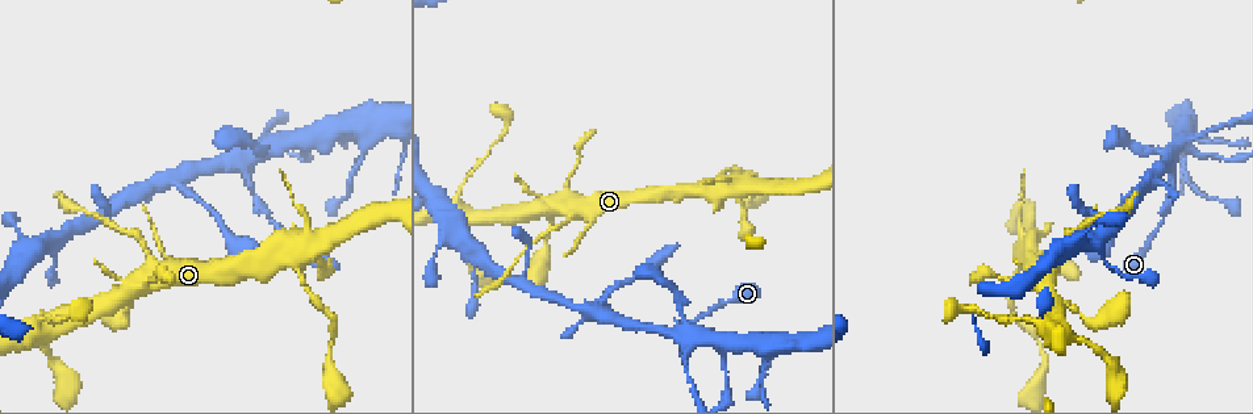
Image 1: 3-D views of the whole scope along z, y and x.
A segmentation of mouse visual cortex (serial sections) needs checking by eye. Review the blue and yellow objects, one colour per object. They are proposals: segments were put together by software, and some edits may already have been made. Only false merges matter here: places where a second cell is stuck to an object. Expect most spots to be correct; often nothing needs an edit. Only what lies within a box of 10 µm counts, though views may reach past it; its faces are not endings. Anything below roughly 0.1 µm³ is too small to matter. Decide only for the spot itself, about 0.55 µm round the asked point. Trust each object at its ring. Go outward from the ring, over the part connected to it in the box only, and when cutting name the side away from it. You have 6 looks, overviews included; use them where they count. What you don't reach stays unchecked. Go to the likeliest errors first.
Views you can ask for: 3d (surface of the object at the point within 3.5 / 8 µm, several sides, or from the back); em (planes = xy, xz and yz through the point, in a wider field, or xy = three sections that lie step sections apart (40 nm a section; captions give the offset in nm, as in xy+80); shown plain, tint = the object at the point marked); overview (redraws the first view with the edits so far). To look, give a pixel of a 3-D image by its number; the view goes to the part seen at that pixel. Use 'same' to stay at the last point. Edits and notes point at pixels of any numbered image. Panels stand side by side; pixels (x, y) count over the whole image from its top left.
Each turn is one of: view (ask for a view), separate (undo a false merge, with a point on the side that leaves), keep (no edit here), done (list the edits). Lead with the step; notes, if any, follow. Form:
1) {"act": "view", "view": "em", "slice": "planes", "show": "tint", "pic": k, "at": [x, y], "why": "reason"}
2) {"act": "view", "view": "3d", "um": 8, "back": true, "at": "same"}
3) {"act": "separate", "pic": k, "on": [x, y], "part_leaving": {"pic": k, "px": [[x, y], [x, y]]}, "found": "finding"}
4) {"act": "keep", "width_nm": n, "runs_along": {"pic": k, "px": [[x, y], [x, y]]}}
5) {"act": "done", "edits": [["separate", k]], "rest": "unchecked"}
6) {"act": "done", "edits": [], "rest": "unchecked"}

{"act": "view", "view": "3d", "um": 8, "pic": 1, "at": [245, 169], "why": "sharp bend"}

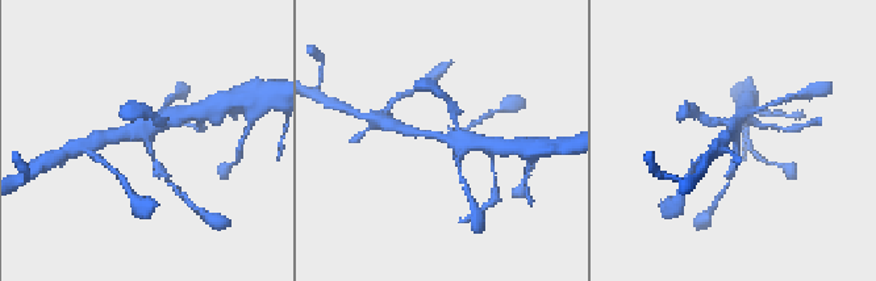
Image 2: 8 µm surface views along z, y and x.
{"act": "view", "view": "3d", "um": 3.5, "at": "same", "why": "zoom in"}

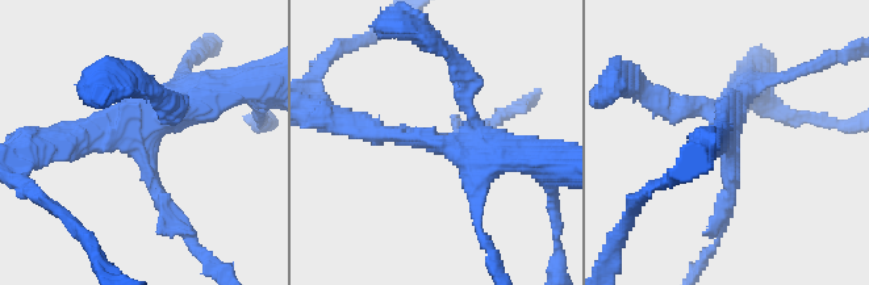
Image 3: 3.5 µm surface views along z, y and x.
{"act": "view", "view": "em", "slice": "xy", "step": 1, "show": "tint", "pic": 3, "at": [140, 142], "arms": 4, "arm_widths_nm": [200, 200, 250, 300]}

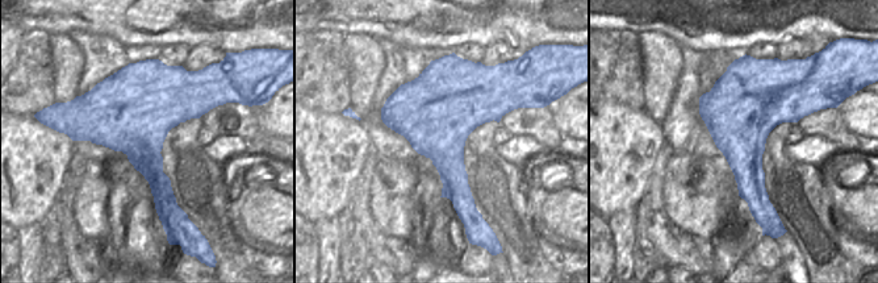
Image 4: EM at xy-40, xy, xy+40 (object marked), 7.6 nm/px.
{"act": "keep", "width_nm": 600, "runs_along": {"pic": 3, "px": [[175, 222], [134, 133], [66, 141]]}, "found": "continuous, no second cell"}

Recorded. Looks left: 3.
{"act": "view", "view": "3d", "um": 3.5, "back": true, "pic": 1, "at": [1151, 179], "why": "calibre changes"}

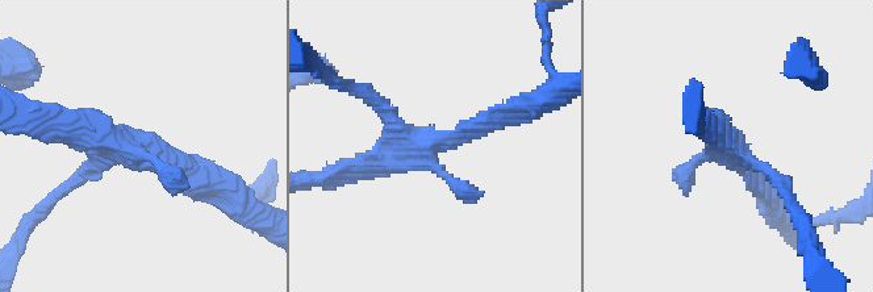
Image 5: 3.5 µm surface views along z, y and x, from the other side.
{"act": "view", "view": "em", "slice": "xy", "step": 5, "show": "plain", "pic": 5, "at": [129, 146]}

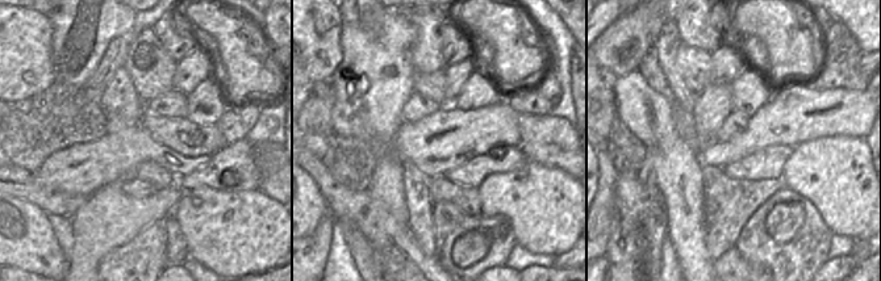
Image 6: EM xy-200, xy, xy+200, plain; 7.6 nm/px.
{"act": "view", "view": "em", "slice": "xy", "step": 5, "show": "tint", "at": "same"}

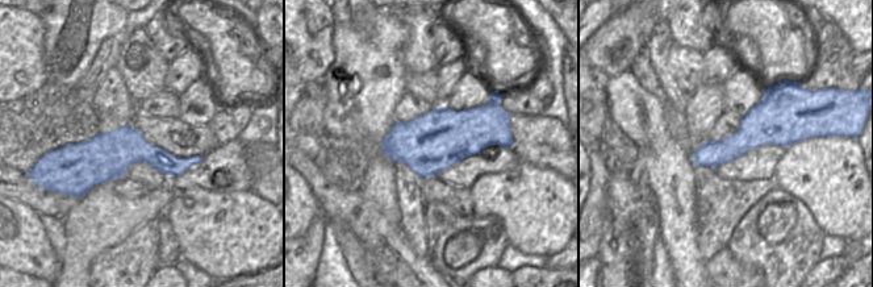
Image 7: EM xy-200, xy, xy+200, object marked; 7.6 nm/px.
{"act": "keep", "width_nm": 460, "runs_along": {"pic": 5, "px": [[51, 122], [204, 179]]}, "found": "one cell here"}

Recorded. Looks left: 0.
{"act": "done", "edits": [], "rest": "unchecked"}

